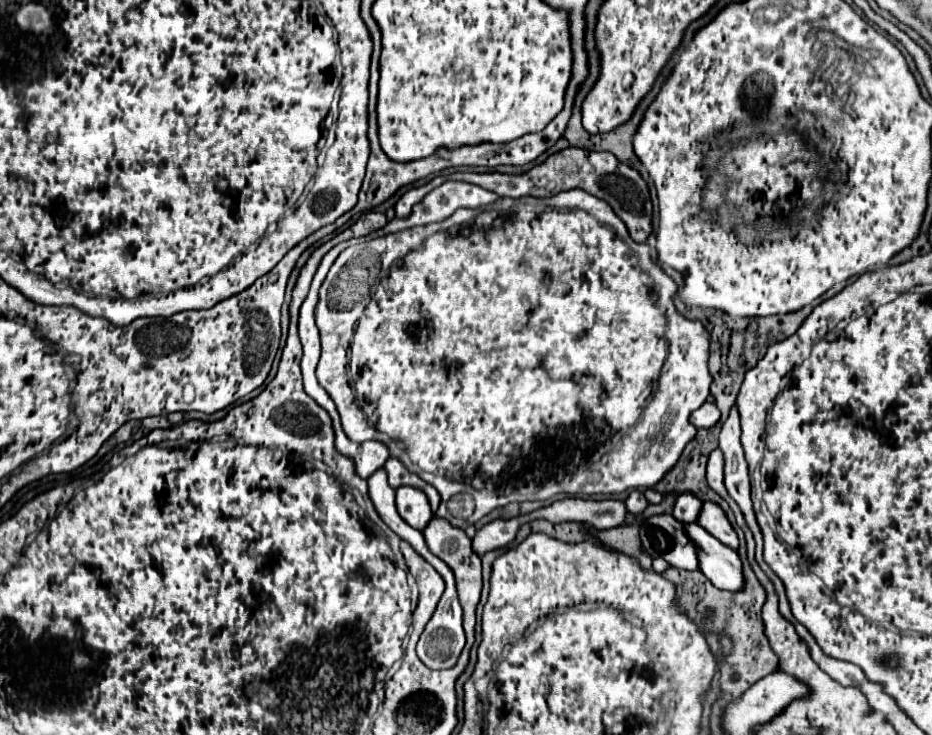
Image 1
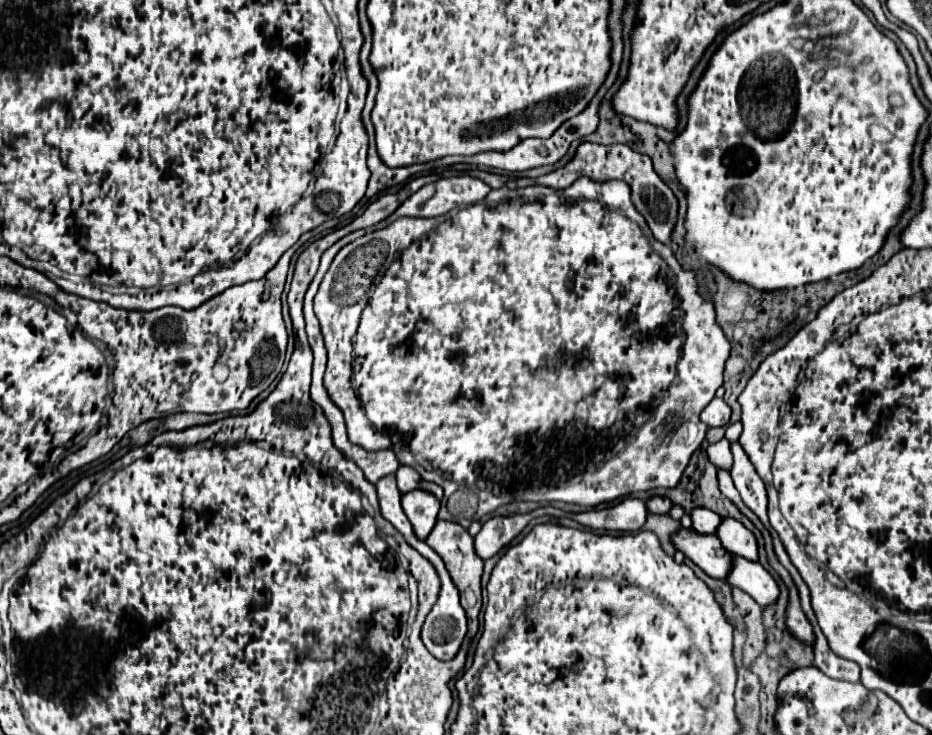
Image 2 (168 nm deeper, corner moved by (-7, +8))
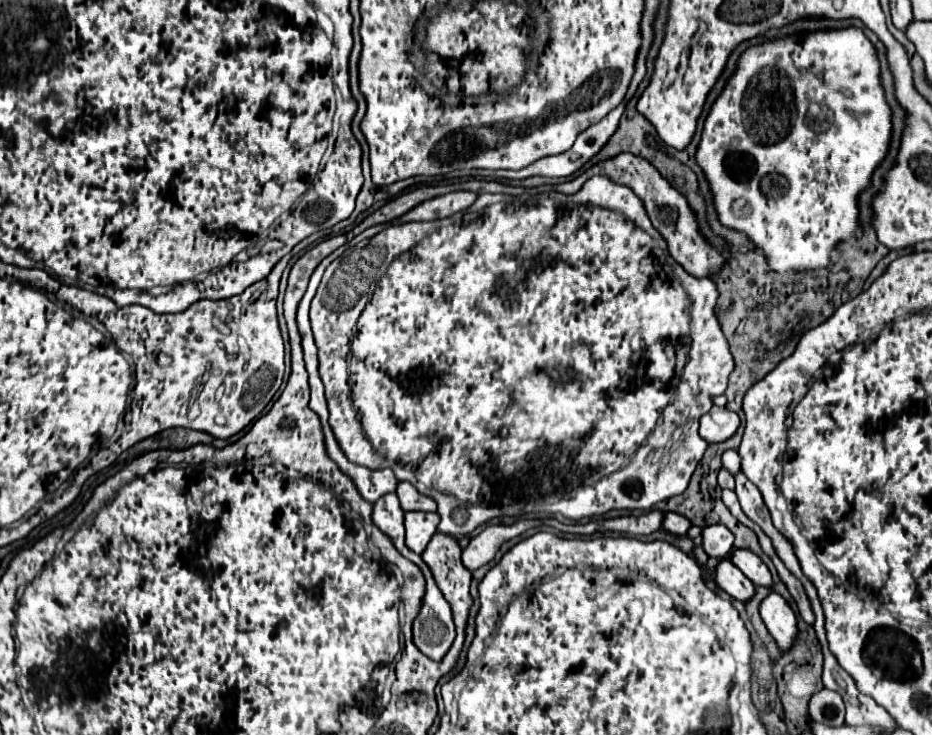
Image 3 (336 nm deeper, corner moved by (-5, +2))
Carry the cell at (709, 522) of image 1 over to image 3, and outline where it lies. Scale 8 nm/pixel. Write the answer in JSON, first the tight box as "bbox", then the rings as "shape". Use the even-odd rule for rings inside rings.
{"bbox":[732,549,772,585],"shape":[[[734,549],[732,563],[754,583],[754,585],[772,585],[772,577],[764,561],[750,549]]]}

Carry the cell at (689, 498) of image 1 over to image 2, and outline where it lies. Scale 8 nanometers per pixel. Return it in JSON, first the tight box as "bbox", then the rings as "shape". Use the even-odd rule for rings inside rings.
{"bbox":[692,507,722,535],"shape":[[[698,507],[692,511],[692,523],[700,535],[712,535],[716,533],[716,527],[722,523],[722,517],[716,515],[714,511]]]}

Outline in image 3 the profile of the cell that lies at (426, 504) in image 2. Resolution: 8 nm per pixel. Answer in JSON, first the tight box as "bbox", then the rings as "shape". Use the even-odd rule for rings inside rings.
{"bbox":[404,513,440,553],"shape":[[[406,513],[404,515],[404,525],[406,525],[406,545],[414,551],[414,553],[422,553],[428,545],[428,541],[432,539],[432,535],[436,533],[436,525],[438,525],[440,517],[438,513]]]}

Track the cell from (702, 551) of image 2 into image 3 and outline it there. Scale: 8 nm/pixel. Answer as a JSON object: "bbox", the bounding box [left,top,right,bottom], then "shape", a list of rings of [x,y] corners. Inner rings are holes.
{"bbox":[714,557,754,601],"shape":[[[722,557],[714,569],[714,581],[730,597],[738,601],[748,601],[754,593],[754,583],[726,557]]]}

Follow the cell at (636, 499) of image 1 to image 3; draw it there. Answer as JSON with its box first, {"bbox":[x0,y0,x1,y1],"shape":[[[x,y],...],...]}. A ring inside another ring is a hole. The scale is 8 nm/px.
{"bbox":[662,511,690,535],"shape":[[[668,511],[668,513],[664,513],[662,527],[664,527],[666,531],[672,531],[672,533],[676,533],[676,535],[686,535],[686,531],[688,531],[688,527],[690,527],[690,521],[688,521],[686,517],[678,515],[678,513],[672,513],[672,511]]]}

